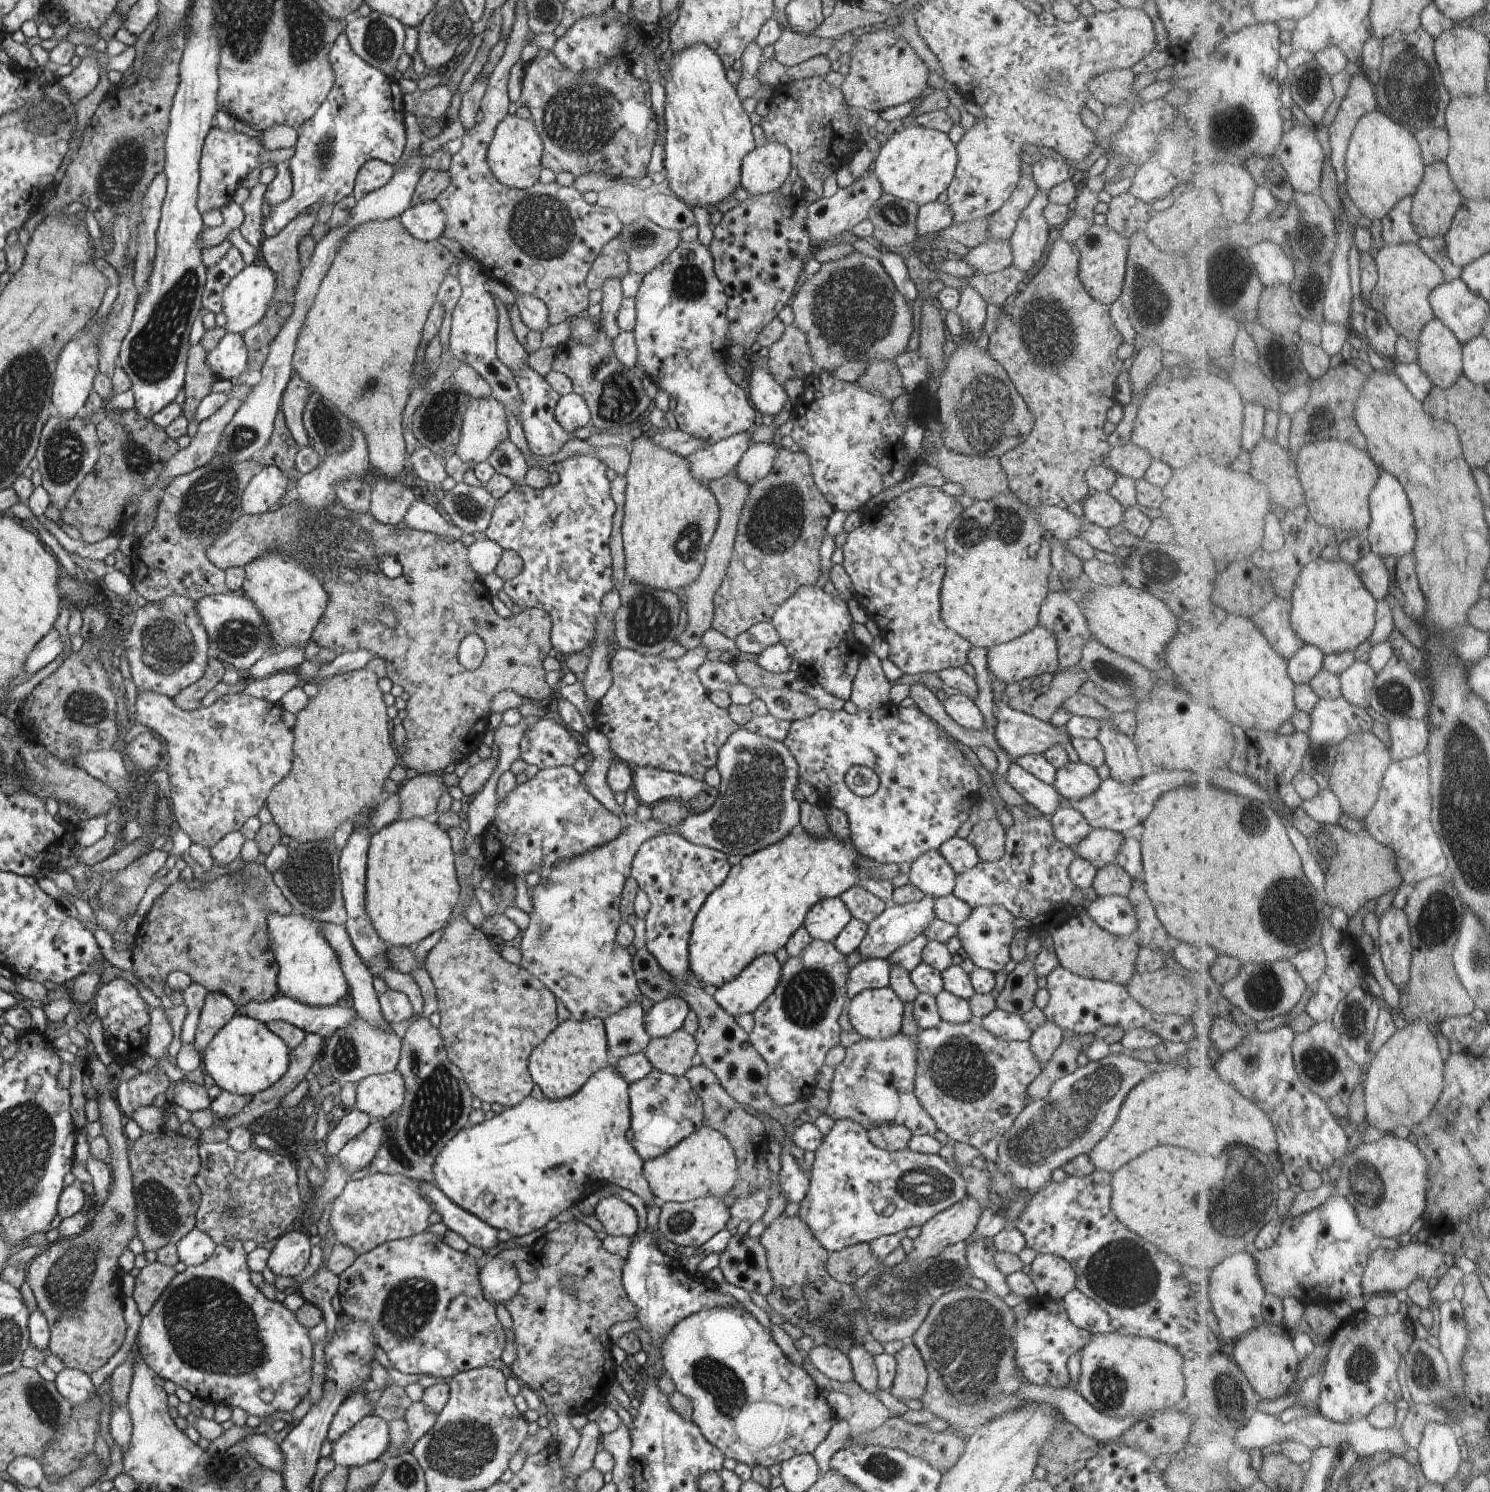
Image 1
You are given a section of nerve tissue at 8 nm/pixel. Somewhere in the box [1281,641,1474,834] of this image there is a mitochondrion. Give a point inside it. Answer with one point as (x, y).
(1395, 694)

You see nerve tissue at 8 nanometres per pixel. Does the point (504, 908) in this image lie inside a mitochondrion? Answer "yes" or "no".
no

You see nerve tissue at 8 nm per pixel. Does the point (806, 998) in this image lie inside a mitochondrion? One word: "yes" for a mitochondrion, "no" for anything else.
yes

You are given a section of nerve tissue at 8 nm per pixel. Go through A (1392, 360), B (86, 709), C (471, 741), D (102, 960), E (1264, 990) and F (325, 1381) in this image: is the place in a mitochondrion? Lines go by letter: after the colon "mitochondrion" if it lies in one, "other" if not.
A: other
B: mitochondrion
C: other
D: other
E: mitochondrion
F: other

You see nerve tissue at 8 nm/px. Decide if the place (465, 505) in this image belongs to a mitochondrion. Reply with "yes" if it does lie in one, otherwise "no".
yes

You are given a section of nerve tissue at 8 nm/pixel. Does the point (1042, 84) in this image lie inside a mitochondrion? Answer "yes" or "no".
yes

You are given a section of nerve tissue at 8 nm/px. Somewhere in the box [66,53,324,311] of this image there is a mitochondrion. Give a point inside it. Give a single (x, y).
(124, 167)

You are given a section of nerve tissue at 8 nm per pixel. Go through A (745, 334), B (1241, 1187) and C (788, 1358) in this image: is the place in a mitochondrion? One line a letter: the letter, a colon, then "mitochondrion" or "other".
A: other
B: mitochondrion
C: other

